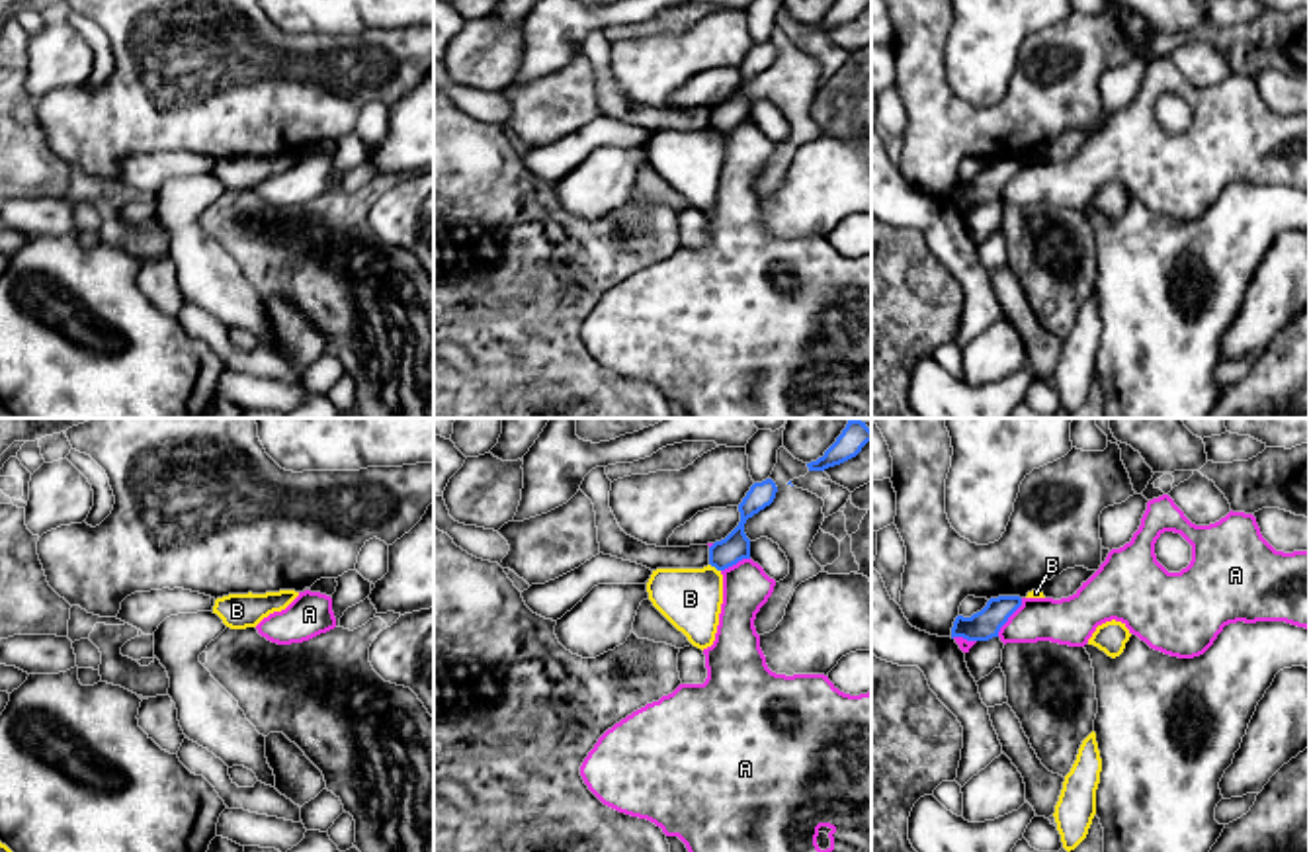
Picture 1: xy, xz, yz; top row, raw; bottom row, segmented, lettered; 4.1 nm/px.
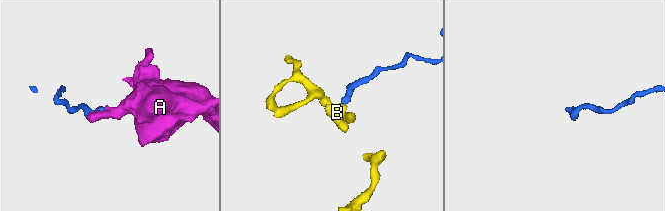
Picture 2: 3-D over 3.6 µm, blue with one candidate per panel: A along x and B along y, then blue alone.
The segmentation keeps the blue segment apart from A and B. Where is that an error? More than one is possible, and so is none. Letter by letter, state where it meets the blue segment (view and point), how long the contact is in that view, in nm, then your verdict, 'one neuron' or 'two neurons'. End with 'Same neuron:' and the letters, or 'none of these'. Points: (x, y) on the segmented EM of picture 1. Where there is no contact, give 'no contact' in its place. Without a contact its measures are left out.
A: yz (1009, 616) | 190 nm | one neuron
B: xz (716, 567) | 60 nm | two neurons
Same neuron: A

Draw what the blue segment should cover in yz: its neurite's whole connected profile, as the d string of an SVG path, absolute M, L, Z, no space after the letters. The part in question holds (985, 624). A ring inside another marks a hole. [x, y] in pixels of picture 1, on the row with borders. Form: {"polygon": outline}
{"polygon": "M1020 596L991 598L987 606L971 618L957 616L951 627L951 639L989 641L998 637L1000 627L1022 606Z"}

